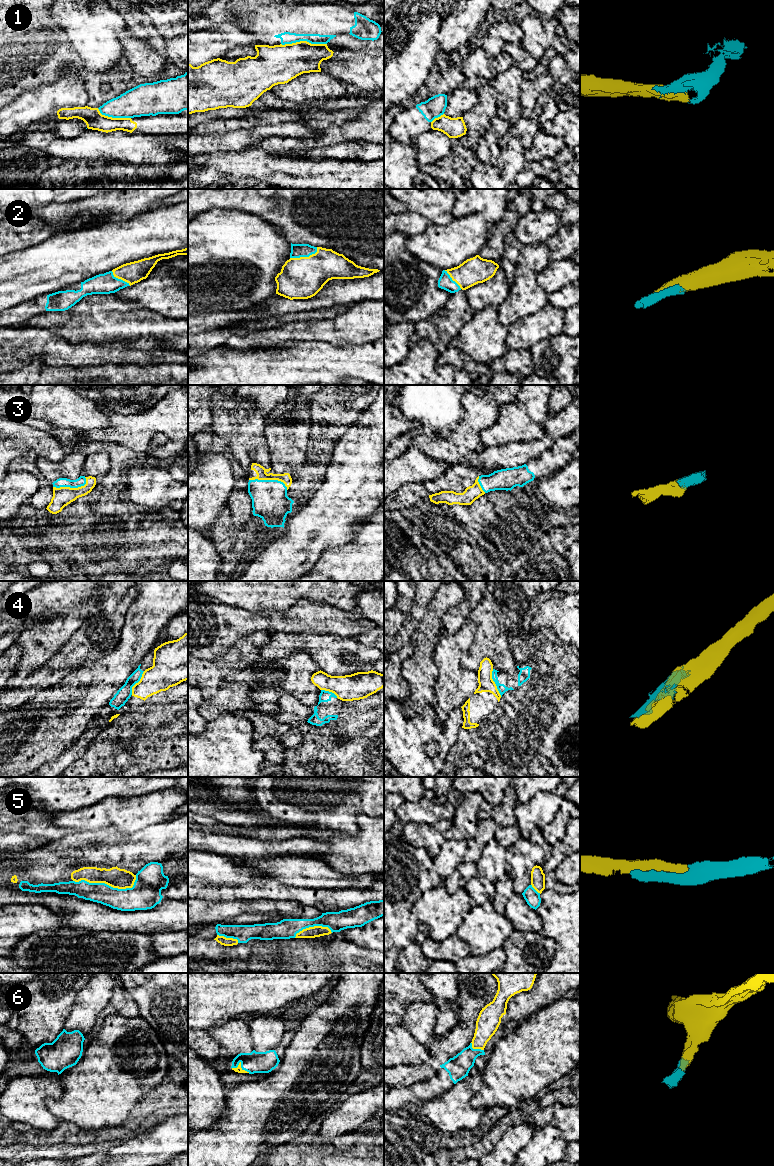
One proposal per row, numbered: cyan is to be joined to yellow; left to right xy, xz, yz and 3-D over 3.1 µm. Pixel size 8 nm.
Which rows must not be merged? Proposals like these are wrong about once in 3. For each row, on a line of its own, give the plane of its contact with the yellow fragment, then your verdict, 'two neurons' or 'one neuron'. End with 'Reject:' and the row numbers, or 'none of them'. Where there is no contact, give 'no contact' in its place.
1: xz | two neurons
2: xz | one neuron
3: xz | one neuron
4: yz | two neurons
5: xy | one neuron
6: xz | one neuron
Reject: 1, 4

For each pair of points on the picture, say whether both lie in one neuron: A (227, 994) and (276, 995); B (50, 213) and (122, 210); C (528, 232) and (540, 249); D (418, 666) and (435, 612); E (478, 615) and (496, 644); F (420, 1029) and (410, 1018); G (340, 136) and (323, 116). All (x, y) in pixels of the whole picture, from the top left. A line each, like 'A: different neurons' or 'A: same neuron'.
A: same neuron
B: same neuron
C: different neurons
D: same neuron
E: same neuron
F: same neuron
G: different neurons

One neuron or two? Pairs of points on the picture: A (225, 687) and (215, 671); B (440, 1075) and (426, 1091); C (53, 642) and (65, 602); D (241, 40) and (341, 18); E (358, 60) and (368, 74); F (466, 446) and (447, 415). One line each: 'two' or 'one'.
A: two
B: one
C: one
D: two
E: one
F: two

